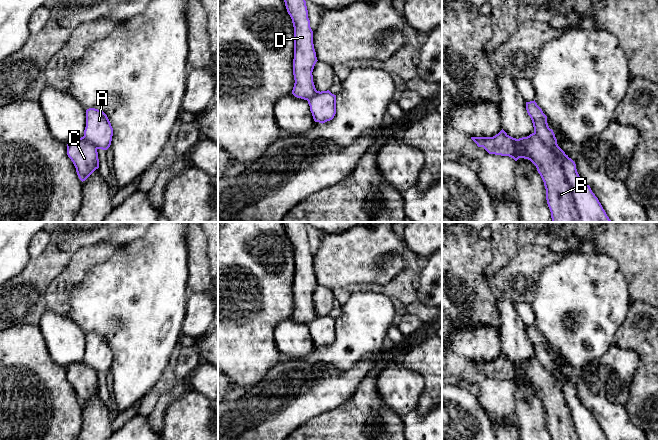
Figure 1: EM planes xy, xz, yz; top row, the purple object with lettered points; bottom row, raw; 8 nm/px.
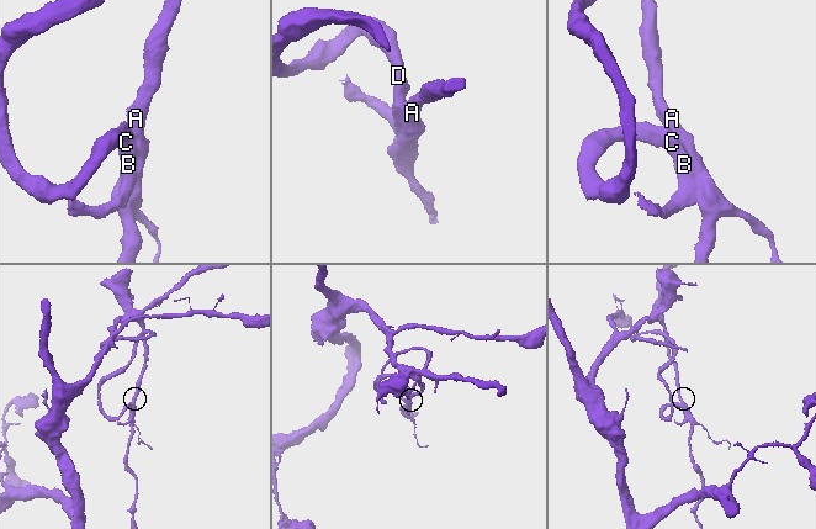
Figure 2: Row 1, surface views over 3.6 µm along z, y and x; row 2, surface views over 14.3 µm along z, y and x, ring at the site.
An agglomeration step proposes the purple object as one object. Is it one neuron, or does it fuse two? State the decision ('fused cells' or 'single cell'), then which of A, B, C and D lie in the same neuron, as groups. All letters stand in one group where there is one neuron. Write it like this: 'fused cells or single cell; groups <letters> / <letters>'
fused cells; groups A / B C D

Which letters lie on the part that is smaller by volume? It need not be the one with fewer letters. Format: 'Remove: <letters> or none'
Remove: B, C, D

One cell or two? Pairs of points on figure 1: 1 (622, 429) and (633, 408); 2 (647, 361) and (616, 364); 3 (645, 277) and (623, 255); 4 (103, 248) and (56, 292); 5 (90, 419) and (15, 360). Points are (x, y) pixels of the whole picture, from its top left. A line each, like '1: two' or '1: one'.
1: two
2: two
3: one
4: one
5: two

